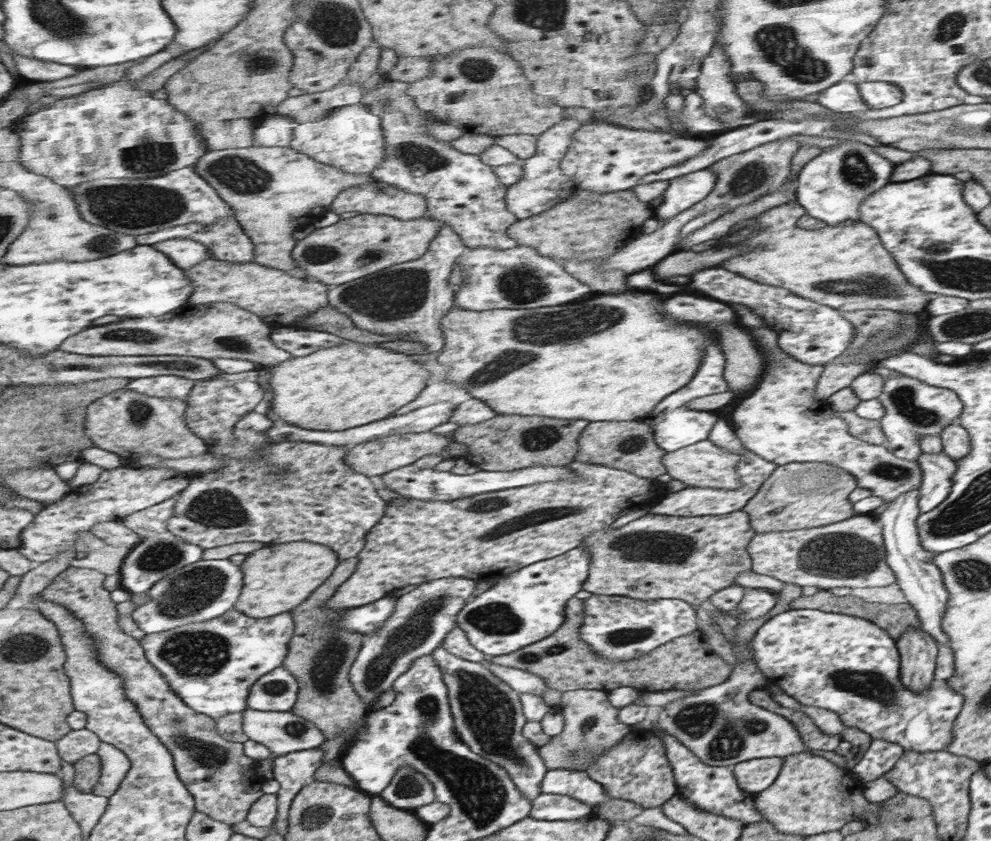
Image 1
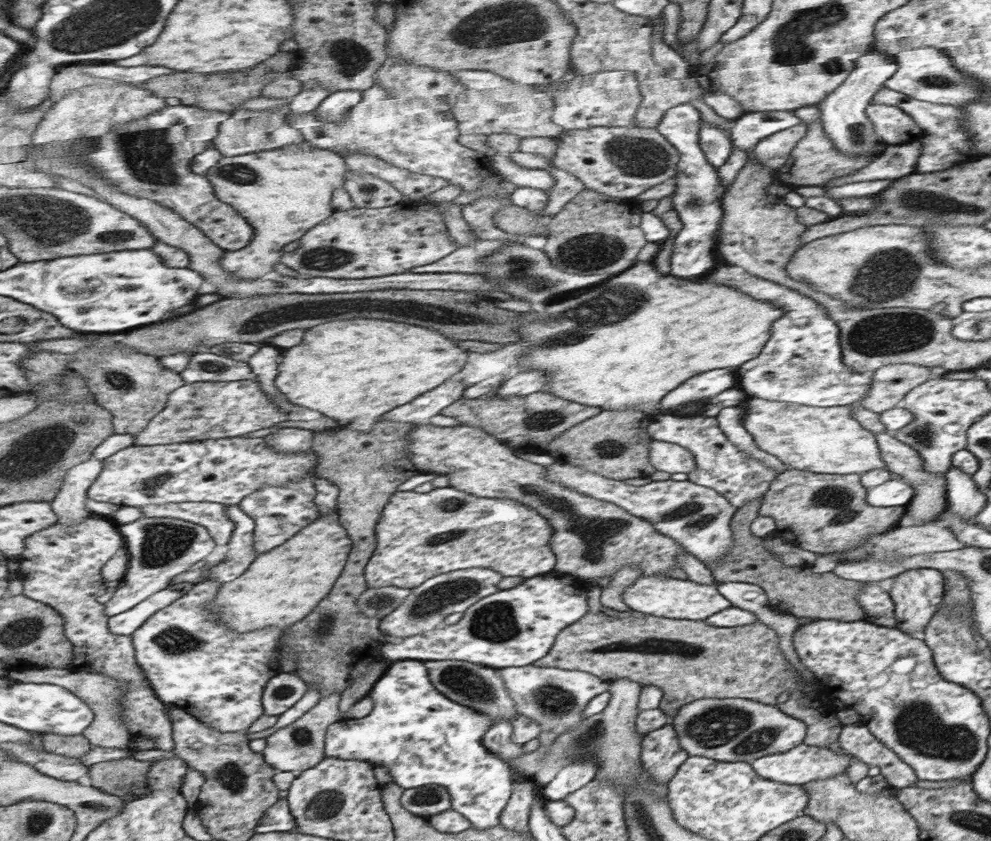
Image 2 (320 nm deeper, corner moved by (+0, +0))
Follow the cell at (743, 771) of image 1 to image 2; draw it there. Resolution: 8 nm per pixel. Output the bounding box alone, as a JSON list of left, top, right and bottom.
[750,742,852,785]

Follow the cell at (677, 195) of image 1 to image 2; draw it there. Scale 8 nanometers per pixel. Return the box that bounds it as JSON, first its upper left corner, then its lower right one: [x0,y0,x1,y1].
[731,111,799,153]

